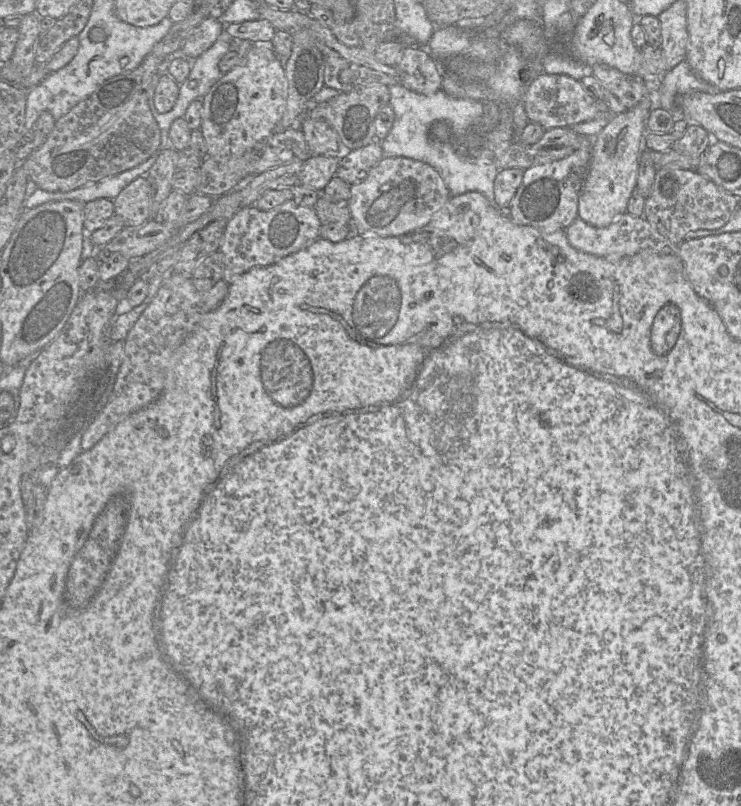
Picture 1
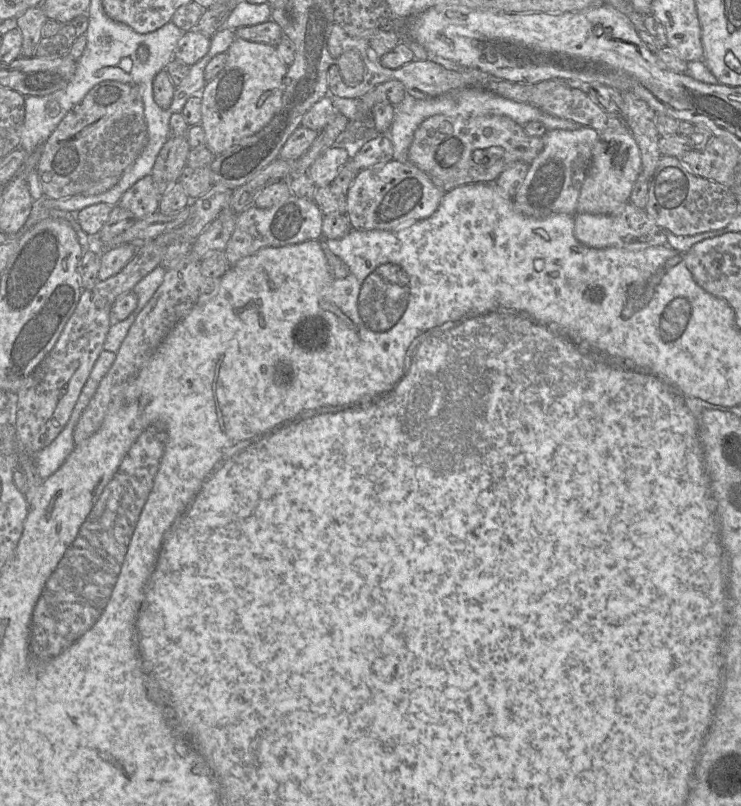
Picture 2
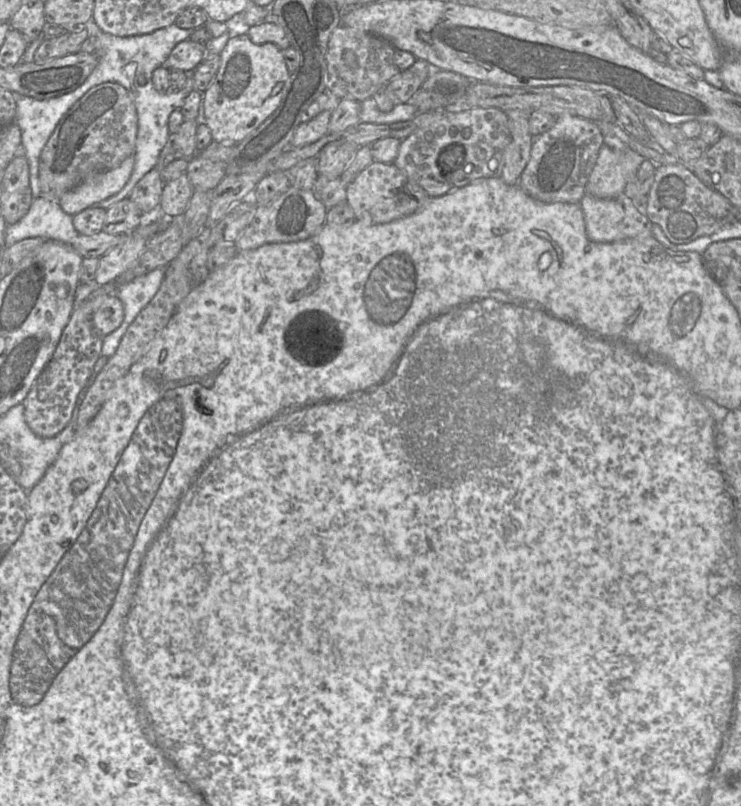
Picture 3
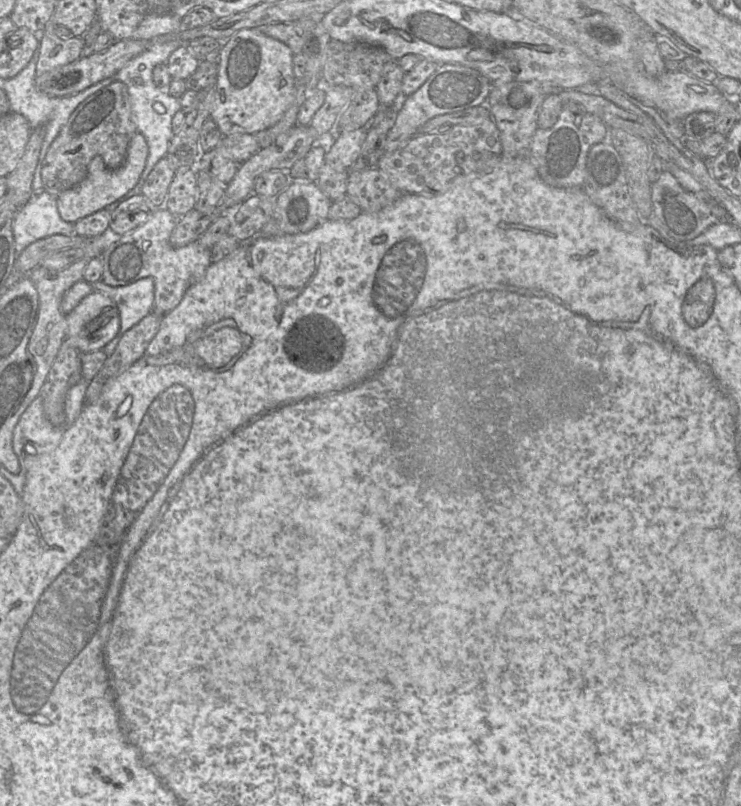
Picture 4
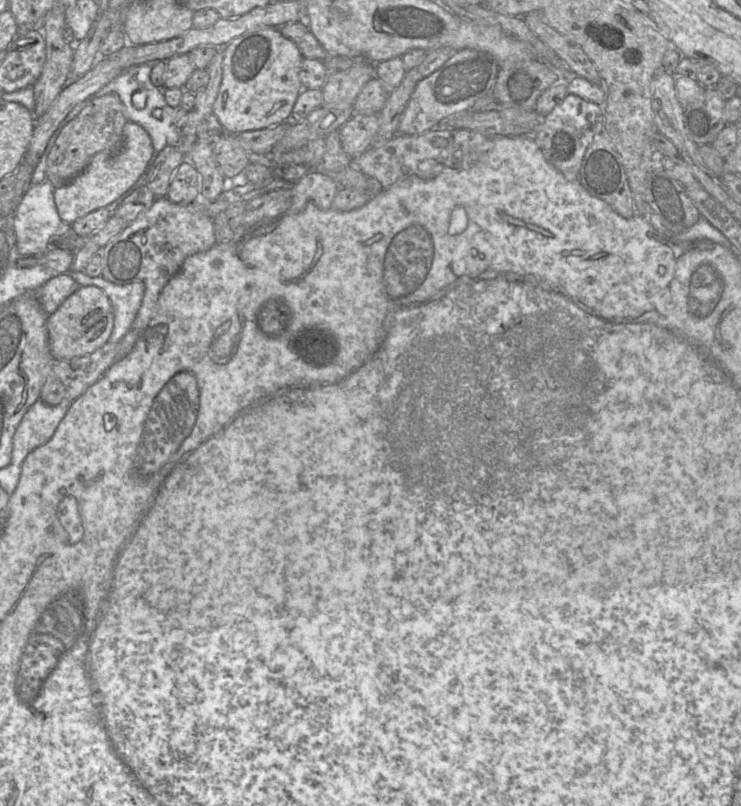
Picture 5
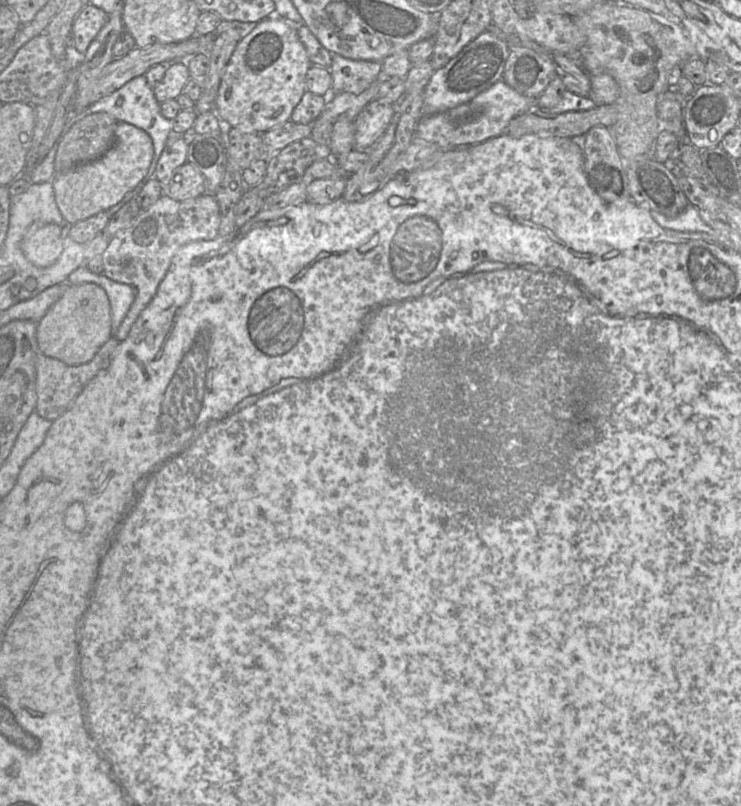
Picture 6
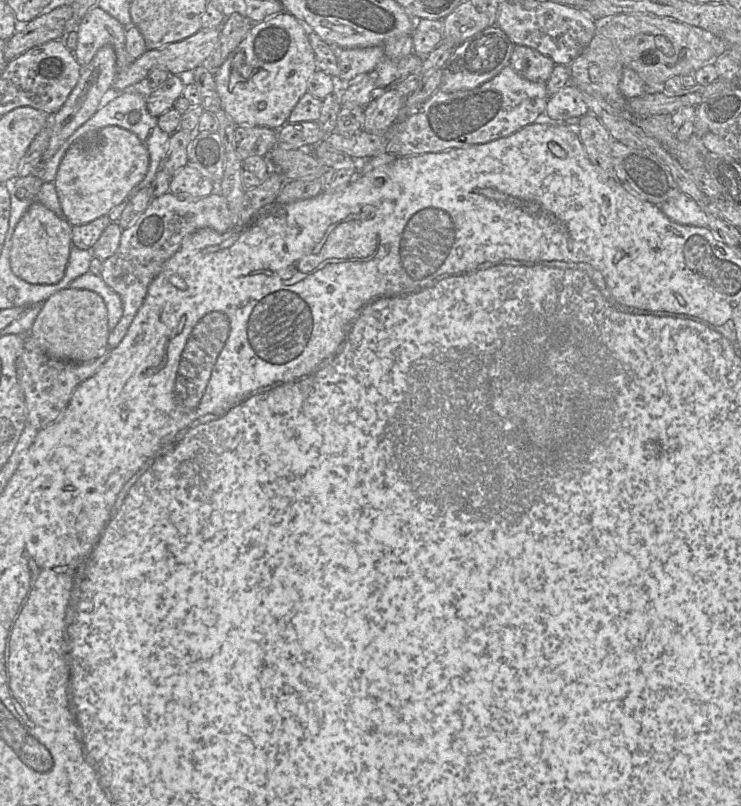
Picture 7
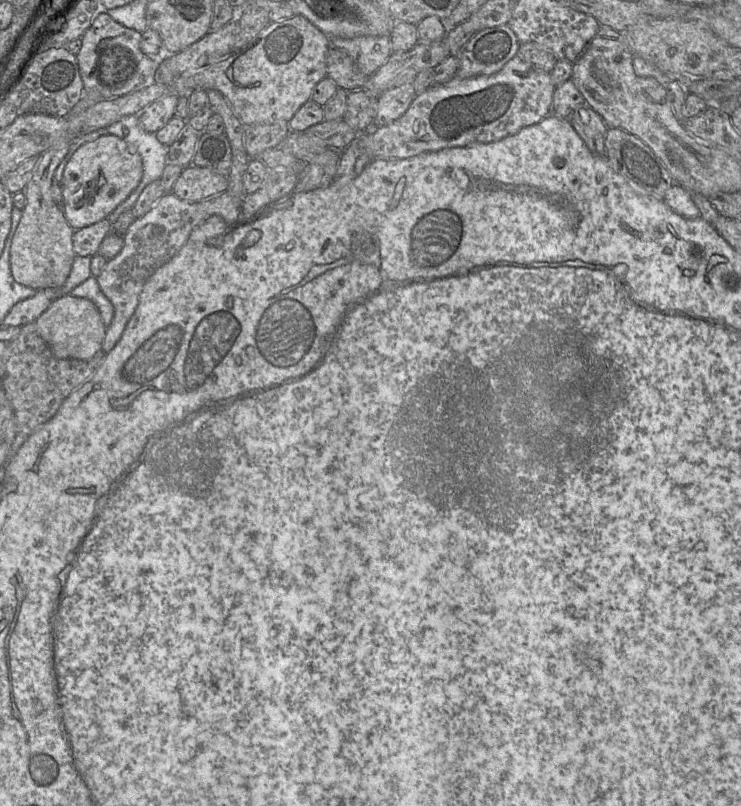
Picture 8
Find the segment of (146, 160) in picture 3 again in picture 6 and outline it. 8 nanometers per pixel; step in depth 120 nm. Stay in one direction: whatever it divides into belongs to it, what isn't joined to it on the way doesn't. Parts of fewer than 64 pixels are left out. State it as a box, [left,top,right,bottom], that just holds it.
[64,75,174,217]

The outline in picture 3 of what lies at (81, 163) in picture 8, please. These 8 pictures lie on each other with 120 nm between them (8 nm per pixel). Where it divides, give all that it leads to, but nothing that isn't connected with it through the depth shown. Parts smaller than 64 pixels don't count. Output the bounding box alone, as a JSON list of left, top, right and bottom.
[58,154,134,216]

